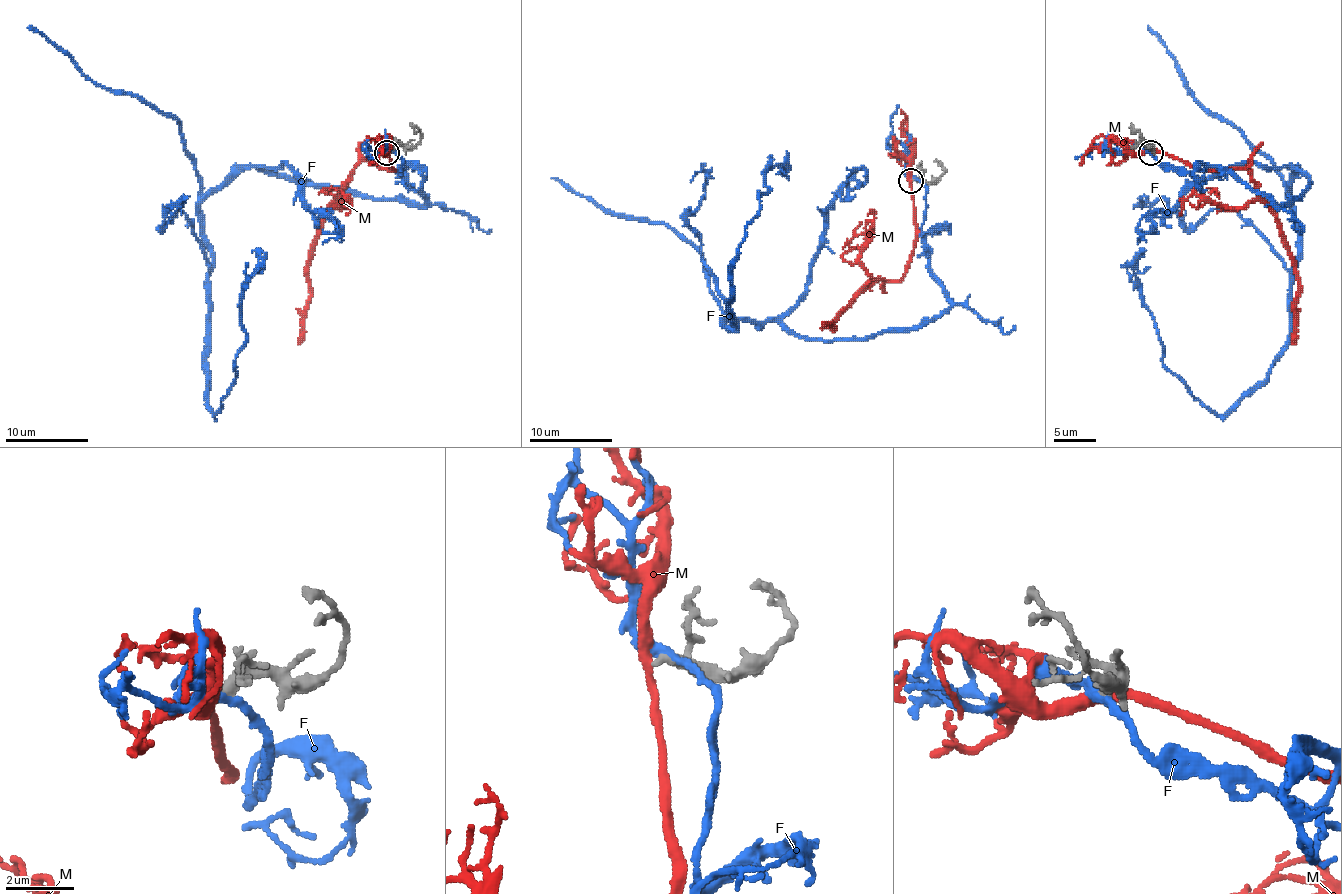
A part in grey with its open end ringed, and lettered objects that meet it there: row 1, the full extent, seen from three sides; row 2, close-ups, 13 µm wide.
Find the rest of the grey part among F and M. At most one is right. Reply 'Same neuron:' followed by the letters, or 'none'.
Same neuron: none

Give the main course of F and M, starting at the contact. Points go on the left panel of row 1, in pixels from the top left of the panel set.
F: (391, 150), (397, 177), (399, 167), (426, 202), (239, 165), (200, 204), (214, 414), (245, 339), (252, 252)
M: (387, 152), (391, 169), (366, 161), (354, 169), (327, 213), (308, 260), (310, 300), (304, 337), (297, 344)

